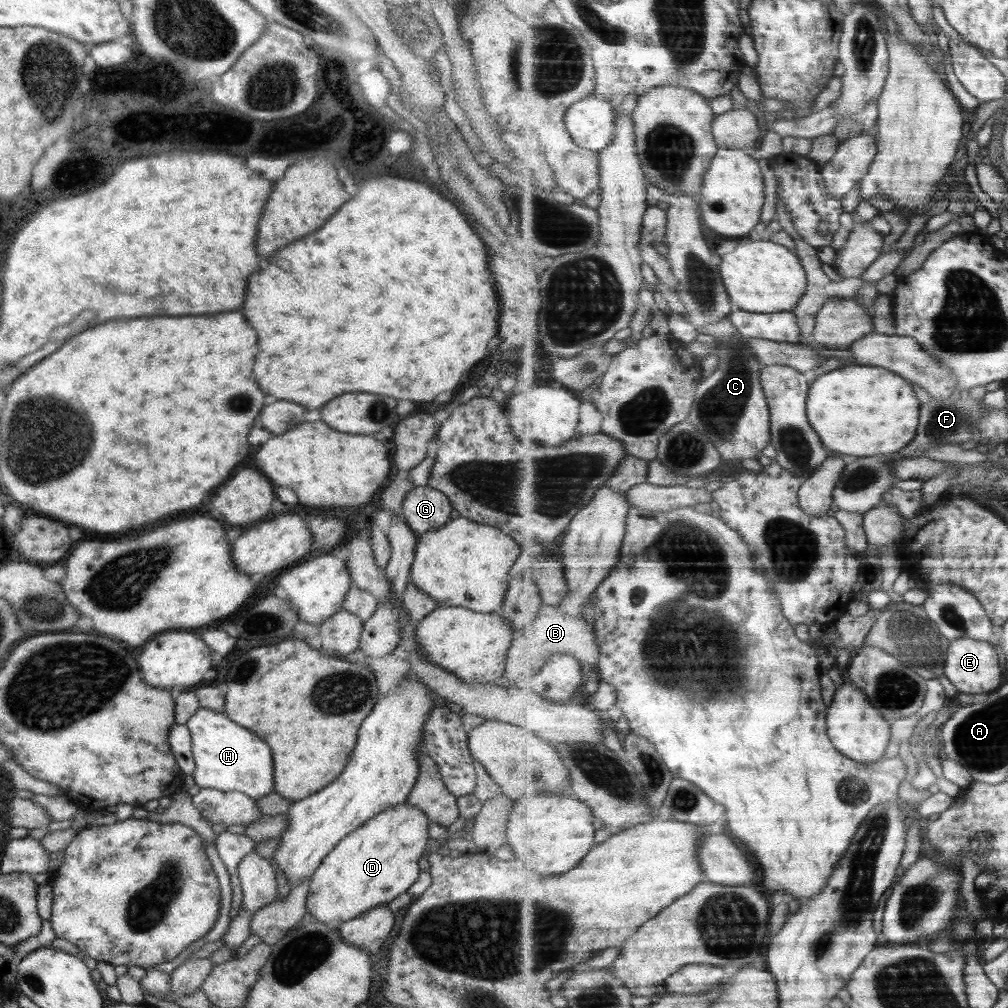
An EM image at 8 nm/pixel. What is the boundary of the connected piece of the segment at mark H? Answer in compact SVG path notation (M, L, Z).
M202 707L194 712L185 725L191 732L195 784L223 791L240 791L256 800L274 791L272 752L264 740L232 722L225 713Z

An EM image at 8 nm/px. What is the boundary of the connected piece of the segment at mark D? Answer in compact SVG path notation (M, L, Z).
M407 802L391 806L377 814L374 818L364 822L360 828L353 830L340 840L322 860L320 866L311 876L309 894L306 901L307 912L318 922L339 926L343 922L352 920L371 908L390 903L396 897L406 893L420 876L418 860L427 854L429 824L431 820L415 806Z

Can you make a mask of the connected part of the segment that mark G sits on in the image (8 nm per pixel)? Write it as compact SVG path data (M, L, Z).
M430 485L414 486L403 500L401 514L417 536L439 529L450 520L449 498Z

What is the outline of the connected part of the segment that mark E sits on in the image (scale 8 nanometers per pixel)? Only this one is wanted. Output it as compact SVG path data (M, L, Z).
M970 637L951 642L945 675L957 687L959 693L978 696L994 693L1002 687L1002 662L995 645Z

